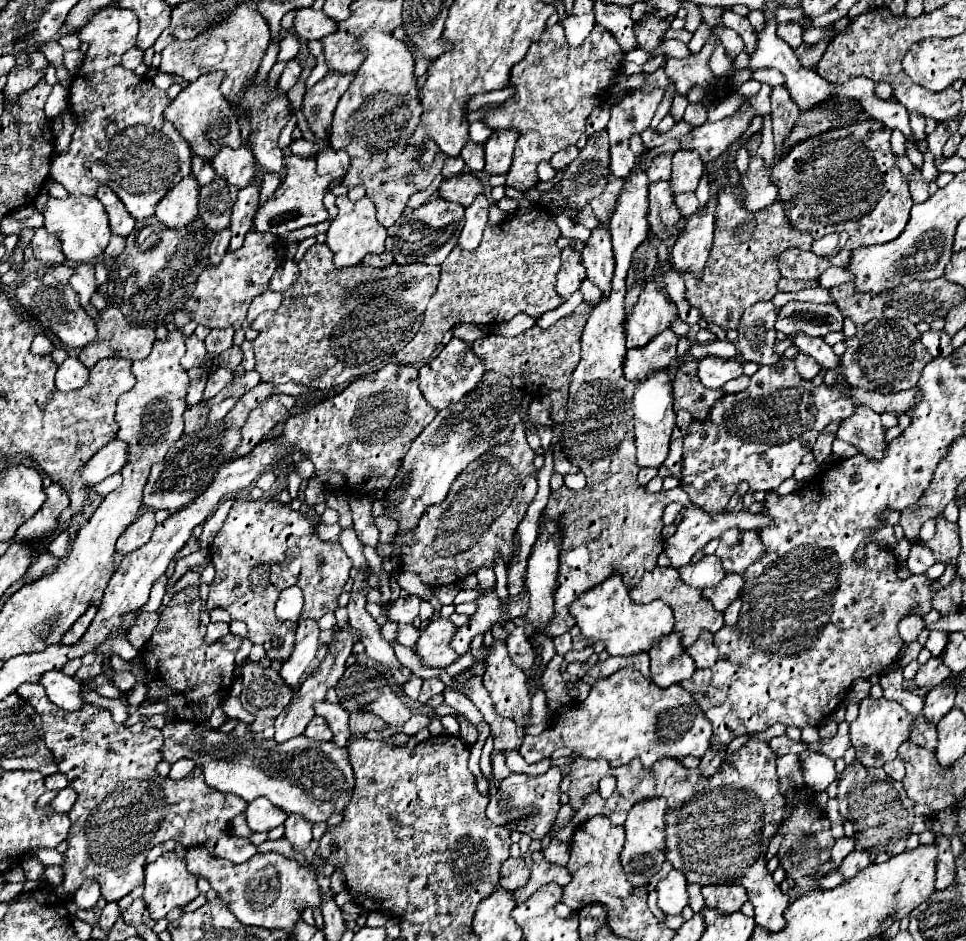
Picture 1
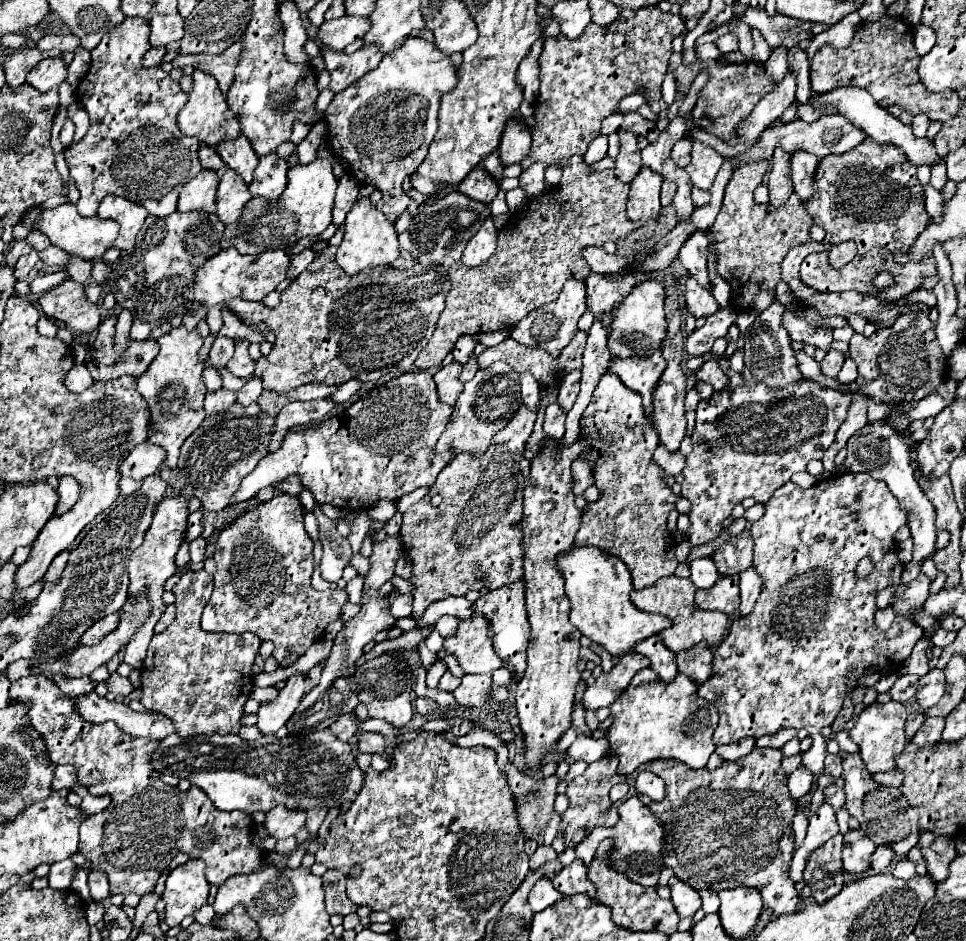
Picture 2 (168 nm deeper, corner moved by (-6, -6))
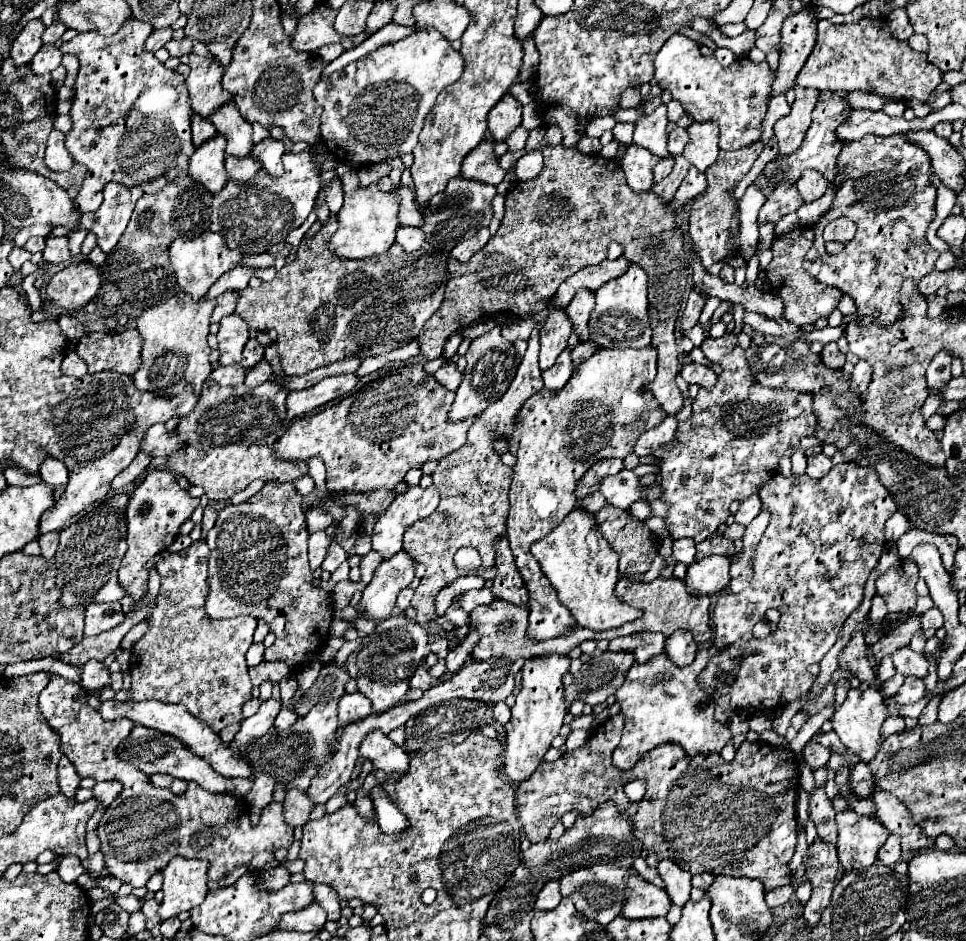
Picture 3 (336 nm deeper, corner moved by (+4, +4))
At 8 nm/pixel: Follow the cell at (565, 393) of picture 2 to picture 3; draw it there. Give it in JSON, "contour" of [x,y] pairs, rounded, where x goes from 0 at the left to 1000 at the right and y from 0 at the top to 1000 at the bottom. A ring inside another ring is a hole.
{"contour":[[[607,362],[607,365],[598,365],[592,375],[594,375],[594,390],[598,390],[602,384],[607,384],[611,377],[615,377],[619,373],[619,367],[615,362]]]}

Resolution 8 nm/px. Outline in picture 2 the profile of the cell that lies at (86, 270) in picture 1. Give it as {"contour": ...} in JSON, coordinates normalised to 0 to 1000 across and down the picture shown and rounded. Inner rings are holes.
{"contour":[[[75,271],[68,286],[72,290],[72,296],[89,303],[89,299],[93,296],[93,290],[95,290],[95,279],[87,279],[87,275],[79,275],[79,271]]]}

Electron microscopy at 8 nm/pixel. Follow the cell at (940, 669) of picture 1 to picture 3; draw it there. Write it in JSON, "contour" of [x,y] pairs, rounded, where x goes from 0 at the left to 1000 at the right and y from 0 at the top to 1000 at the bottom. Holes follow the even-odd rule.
{"contour":[[[940,719],[940,722],[934,726],[934,730],[930,732],[930,736],[928,736],[925,743],[928,743],[930,749],[948,747],[948,745],[952,745],[952,743],[957,741],[957,734],[959,734],[957,724],[950,724],[948,719]]]}

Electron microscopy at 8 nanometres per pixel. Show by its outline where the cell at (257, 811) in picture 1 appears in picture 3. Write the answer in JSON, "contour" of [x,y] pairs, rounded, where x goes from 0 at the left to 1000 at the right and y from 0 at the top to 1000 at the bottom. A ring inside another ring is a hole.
{"contour":[[[300,838],[296,845],[296,851],[294,851],[294,860],[296,860],[296,875],[300,879],[308,879],[308,877],[313,879],[319,875],[319,868],[325,860],[325,853],[317,841]]]}

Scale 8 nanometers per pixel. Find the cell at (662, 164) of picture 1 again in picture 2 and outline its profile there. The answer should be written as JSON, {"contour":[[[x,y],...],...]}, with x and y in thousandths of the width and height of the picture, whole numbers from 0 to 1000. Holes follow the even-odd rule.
{"contour":[[[704,148],[698,156],[696,156],[696,171],[702,177],[710,177],[714,173],[714,156],[716,152],[712,148]]]}

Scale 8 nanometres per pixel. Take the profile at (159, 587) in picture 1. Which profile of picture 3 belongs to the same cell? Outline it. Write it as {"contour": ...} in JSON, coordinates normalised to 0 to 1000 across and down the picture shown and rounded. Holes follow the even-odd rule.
{"contour":[[[172,498],[155,501],[151,505],[151,509],[135,526],[135,532],[130,537],[133,586],[124,598],[122,615],[141,639],[145,639],[151,630],[151,622],[153,622],[151,598],[157,592],[161,592],[164,588],[174,583],[174,579],[182,573],[186,558],[197,552],[197,547],[205,535],[207,535],[207,530],[201,530],[190,520],[186,520],[180,505]]]}

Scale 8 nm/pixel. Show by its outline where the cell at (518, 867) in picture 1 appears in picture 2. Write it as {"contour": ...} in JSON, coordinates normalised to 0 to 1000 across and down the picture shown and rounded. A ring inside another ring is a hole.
{"contour":[[[561,932],[557,934],[557,938],[551,943],[549,951],[547,951],[547,960],[551,964],[551,968],[561,968],[563,964],[576,960],[576,955],[580,955],[582,951],[571,943],[569,934]]]}

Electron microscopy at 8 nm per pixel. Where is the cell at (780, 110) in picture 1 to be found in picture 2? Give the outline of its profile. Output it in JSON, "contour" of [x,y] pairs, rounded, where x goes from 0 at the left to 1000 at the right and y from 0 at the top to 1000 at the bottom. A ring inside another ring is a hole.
{"contour":[[[824,158],[818,163],[818,173],[816,173],[816,180],[818,180],[818,190],[822,194],[822,205],[828,209],[828,211],[836,211],[841,205],[843,205],[843,199],[841,199],[841,186],[845,182],[845,173],[849,169],[845,169],[843,165],[839,165],[836,160],[832,158]]]}

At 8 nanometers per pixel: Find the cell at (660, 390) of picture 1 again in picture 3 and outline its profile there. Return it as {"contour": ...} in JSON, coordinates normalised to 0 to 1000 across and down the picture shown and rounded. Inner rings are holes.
{"contour":[[[565,156],[561,160],[563,165],[563,177],[557,188],[549,192],[536,192],[528,199],[524,205],[524,226],[520,233],[520,239],[509,252],[503,262],[499,262],[491,273],[480,282],[476,277],[466,275],[466,299],[462,301],[462,316],[458,326],[439,343],[439,350],[433,356],[435,362],[435,375],[441,377],[441,382],[453,382],[458,377],[462,360],[480,350],[482,345],[495,341],[495,337],[501,335],[513,335],[513,333],[532,333],[532,335],[545,335],[545,333],[559,333],[565,328],[567,320],[573,316],[578,303],[586,299],[590,292],[598,290],[602,284],[619,282],[627,275],[629,258],[640,256],[644,260],[644,271],[665,284],[671,292],[671,320],[673,320],[673,348],[675,348],[675,367],[681,371],[681,399],[673,407],[673,416],[683,426],[685,435],[692,441],[700,441],[708,428],[706,418],[700,409],[702,399],[702,369],[698,358],[698,348],[702,339],[702,328],[708,320],[708,309],[712,301],[712,284],[716,292],[716,269],[710,260],[708,245],[704,243],[704,237],[700,233],[698,224],[692,224],[692,216],[675,205],[665,203],[656,205],[650,194],[648,186],[640,171],[619,167],[619,163],[605,165],[596,156]]]}

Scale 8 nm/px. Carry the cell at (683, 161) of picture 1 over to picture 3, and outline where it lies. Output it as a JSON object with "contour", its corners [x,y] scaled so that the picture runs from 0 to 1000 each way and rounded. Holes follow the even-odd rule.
{"contour":[[[737,129],[716,131],[712,135],[714,150],[708,156],[708,167],[725,182],[735,177],[743,169],[743,133]]]}

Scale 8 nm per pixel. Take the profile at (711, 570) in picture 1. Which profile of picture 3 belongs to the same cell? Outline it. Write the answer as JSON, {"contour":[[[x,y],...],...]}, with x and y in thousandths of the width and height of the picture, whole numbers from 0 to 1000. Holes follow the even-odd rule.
{"contour":[[[710,571],[708,573],[700,573],[700,575],[696,575],[696,590],[708,600],[716,600],[718,598],[718,590],[720,590],[718,579],[720,577],[710,573]]]}

